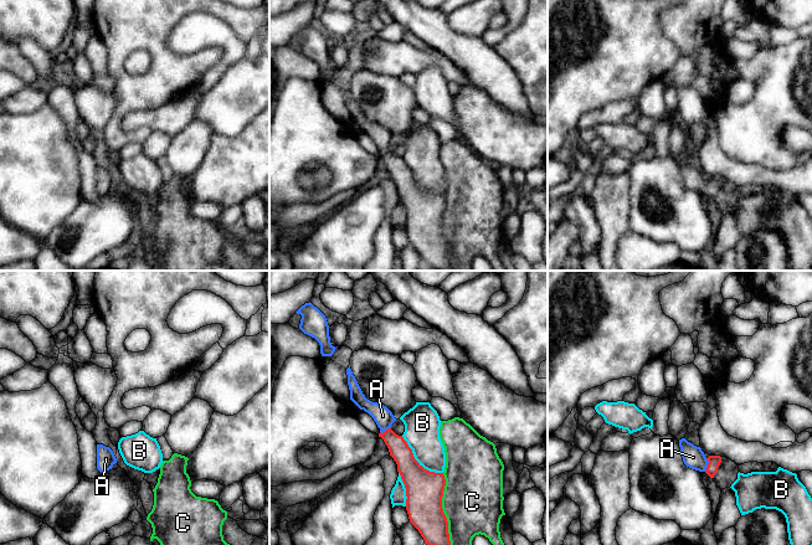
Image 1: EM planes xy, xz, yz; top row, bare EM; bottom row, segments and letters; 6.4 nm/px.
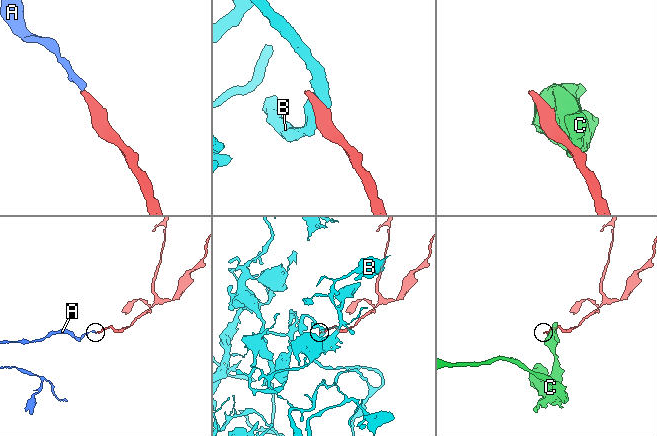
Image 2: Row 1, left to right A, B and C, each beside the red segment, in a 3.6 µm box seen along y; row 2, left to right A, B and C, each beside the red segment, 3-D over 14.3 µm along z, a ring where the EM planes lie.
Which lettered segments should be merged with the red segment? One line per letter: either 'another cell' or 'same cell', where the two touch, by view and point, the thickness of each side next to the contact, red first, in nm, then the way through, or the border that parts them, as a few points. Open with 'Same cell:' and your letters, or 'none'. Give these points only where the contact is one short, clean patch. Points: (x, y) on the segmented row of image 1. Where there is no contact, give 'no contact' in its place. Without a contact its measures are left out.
Same cell: A
A: same cell; contact yz (708, 464); calibres 80 and 140 nm; way yz (714, 461), (708, 464), (693, 457)
B: another cell; contact xz (416, 461); calibres 240 and 220 nm
C: another cell; contact xz (442, 509); calibres 240 and 400 nm

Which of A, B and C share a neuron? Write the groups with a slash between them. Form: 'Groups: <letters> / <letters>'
Groups: A / B / C

